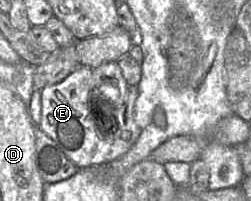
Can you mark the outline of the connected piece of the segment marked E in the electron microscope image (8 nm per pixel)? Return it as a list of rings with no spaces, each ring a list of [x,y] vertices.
[[[79,65],[62,82],[41,91],[41,122],[39,128],[50,137],[79,168],[100,165],[120,158],[136,143],[141,129],[132,116],[125,116],[125,132],[105,136],[98,127],[96,99],[92,91],[92,70]]]

